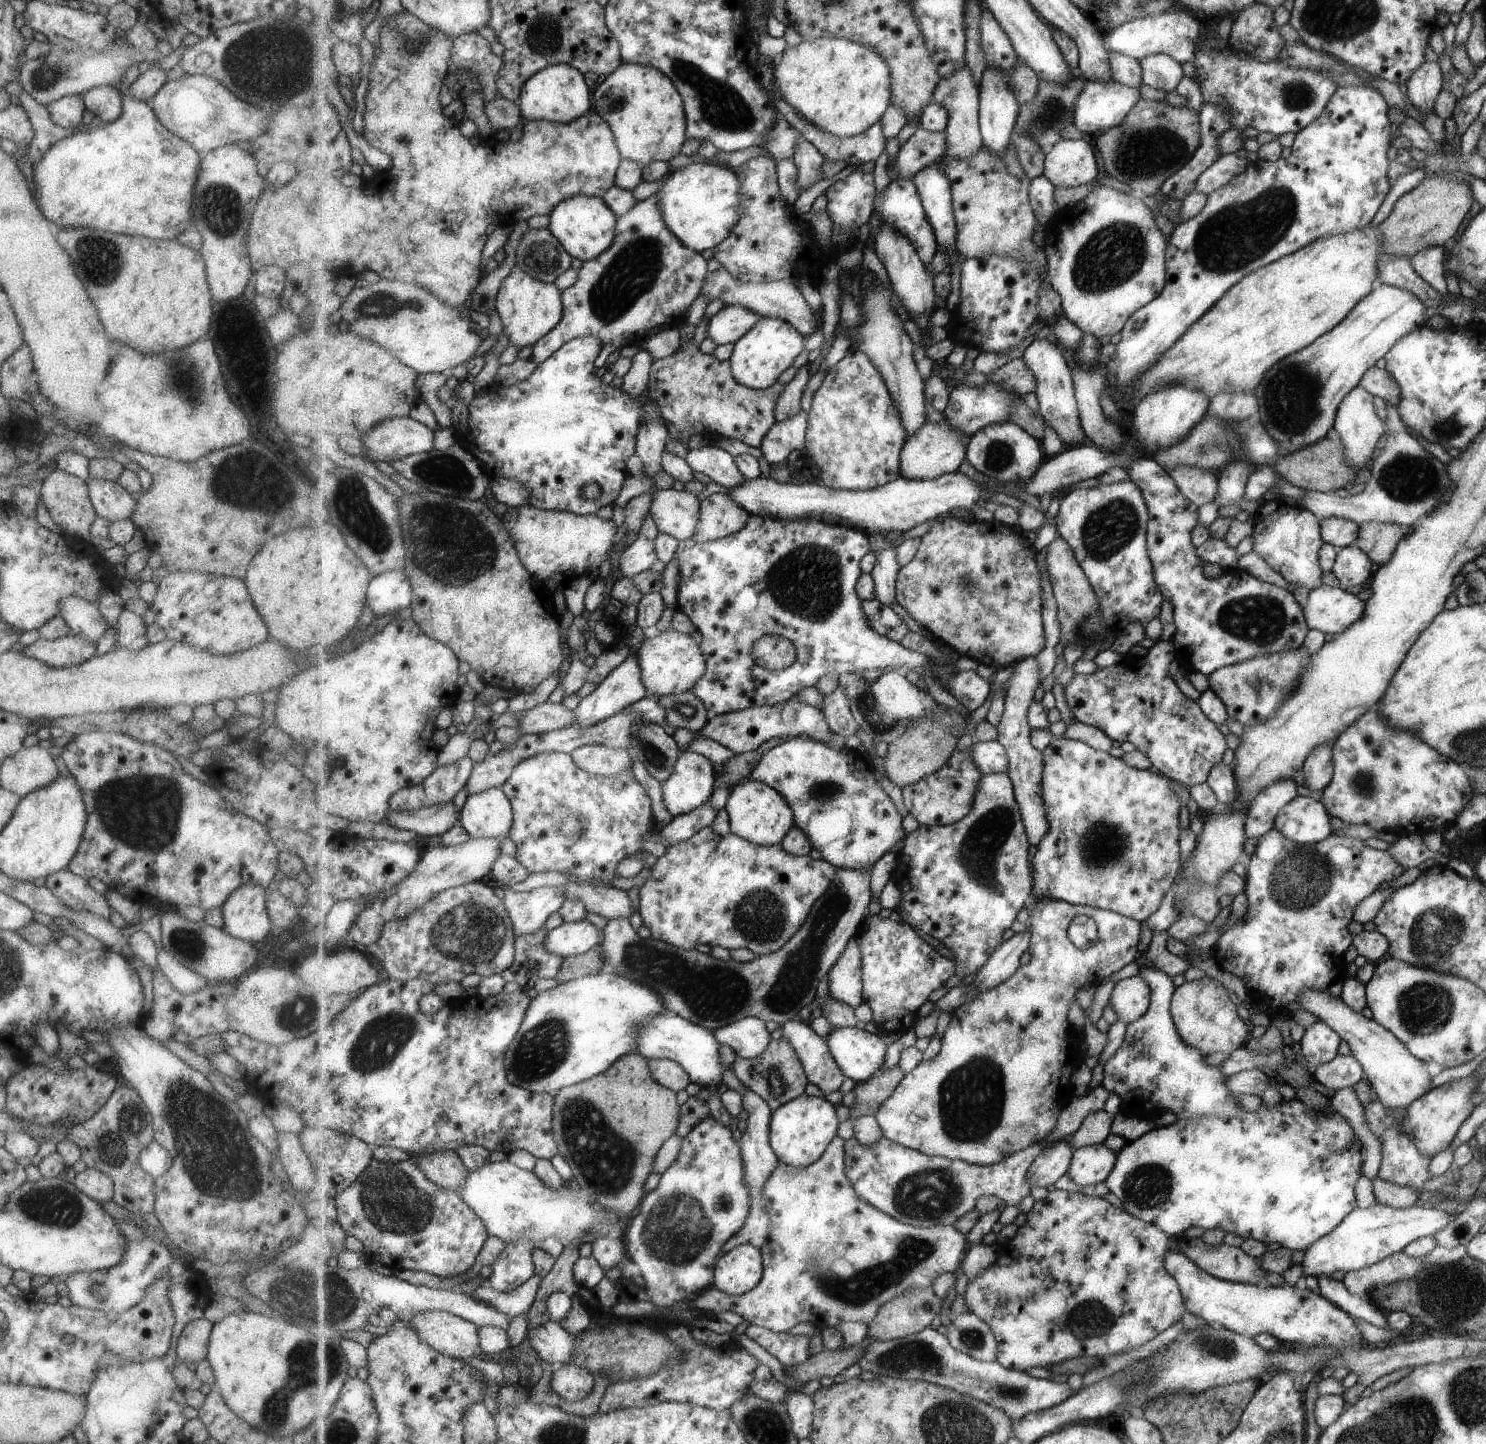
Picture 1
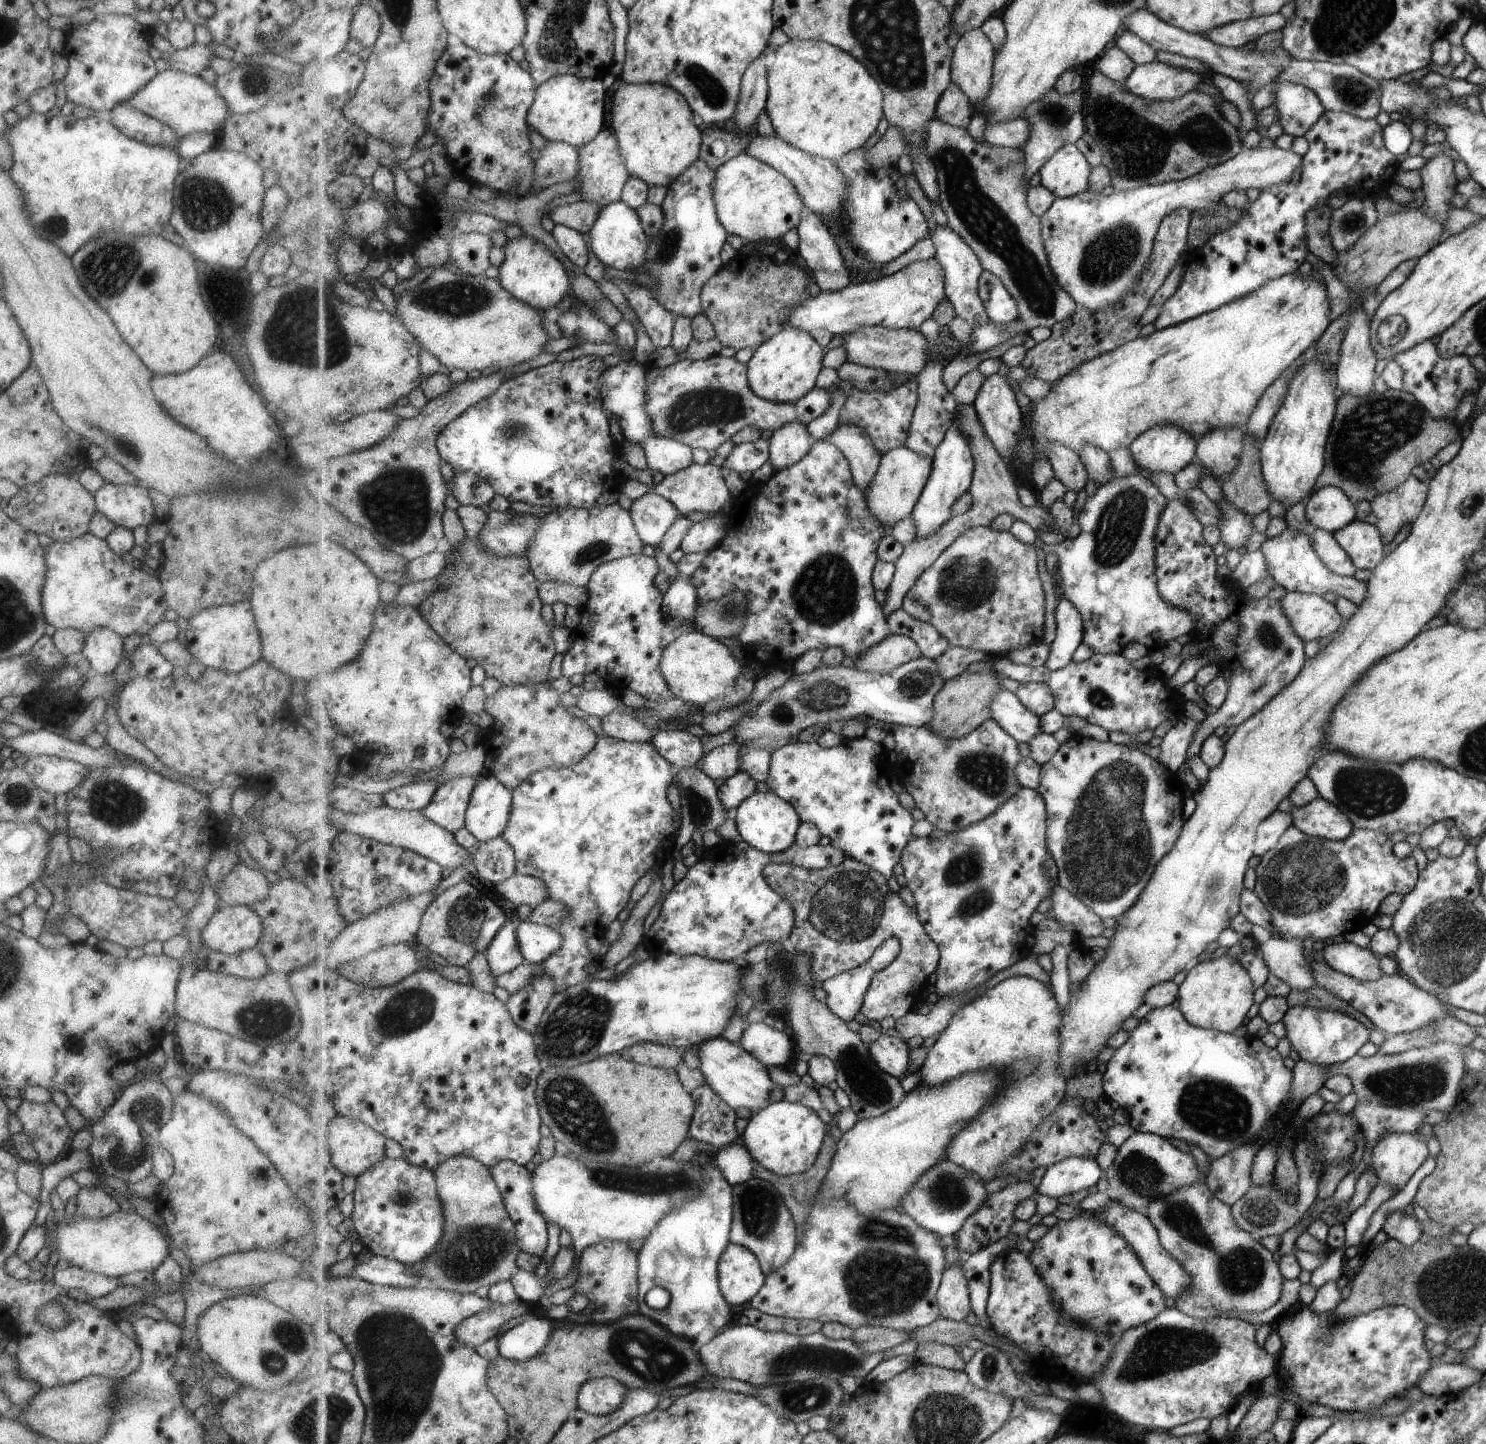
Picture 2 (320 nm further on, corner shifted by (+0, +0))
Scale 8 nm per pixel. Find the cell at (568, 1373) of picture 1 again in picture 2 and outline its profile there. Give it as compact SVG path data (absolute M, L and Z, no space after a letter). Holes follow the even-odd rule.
M613 1377L588 1380L578 1394L579 1408L595 1416L611 1414L625 1402L629 1391L620 1380Z

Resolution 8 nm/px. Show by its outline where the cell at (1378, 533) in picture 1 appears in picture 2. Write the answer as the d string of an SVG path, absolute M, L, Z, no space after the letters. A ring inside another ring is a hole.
M1417 466L1408 479L1389 492L1374 496L1370 501L1371 514L1377 518L1375 526L1388 544L1403 524L1412 523L1427 499L1429 474L1426 466Z

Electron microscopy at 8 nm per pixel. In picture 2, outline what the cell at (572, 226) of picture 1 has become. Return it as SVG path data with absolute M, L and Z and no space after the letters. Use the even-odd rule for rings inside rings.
M623 200L606 205L588 233L592 252L607 268L634 270L646 261L649 232L643 228L638 210Z

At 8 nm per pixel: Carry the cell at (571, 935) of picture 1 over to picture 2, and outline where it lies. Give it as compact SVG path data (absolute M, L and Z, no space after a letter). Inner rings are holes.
M529 920L522 921L519 925L517 940L520 953L529 963L540 963L547 960L564 944L564 937L555 928L538 925Z

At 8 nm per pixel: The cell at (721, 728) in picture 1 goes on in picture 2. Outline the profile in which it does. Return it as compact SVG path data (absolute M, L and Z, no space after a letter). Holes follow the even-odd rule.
M685 729L658 732L652 742L675 770L694 767L705 754L703 742Z

